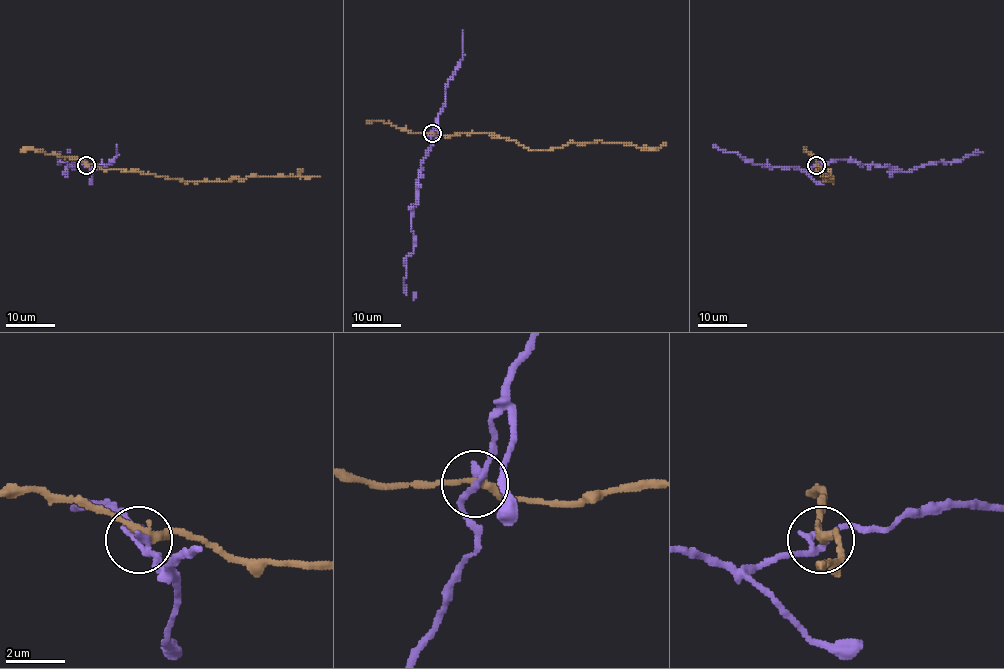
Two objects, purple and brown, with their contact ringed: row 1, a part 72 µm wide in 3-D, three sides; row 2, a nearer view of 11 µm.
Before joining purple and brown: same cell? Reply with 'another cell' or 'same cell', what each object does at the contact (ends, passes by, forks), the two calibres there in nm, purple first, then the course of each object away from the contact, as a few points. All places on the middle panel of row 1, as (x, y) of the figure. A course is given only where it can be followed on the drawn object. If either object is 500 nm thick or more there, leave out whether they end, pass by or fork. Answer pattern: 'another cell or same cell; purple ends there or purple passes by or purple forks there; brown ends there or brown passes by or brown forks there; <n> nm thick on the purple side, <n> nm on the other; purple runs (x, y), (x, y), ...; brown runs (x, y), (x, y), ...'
another cell; purple passes by; brown passes by; 200 nm thick on the purple side, 240 nm on the other; purple runs (432, 134), (410, 219), (415, 244), (405, 260), (405, 292), (413, 293), (414, 299); brown runs (432, 134), (489, 134), (543, 151), (570, 142), (631, 143), (641, 148), (659, 148), (665, 143)

